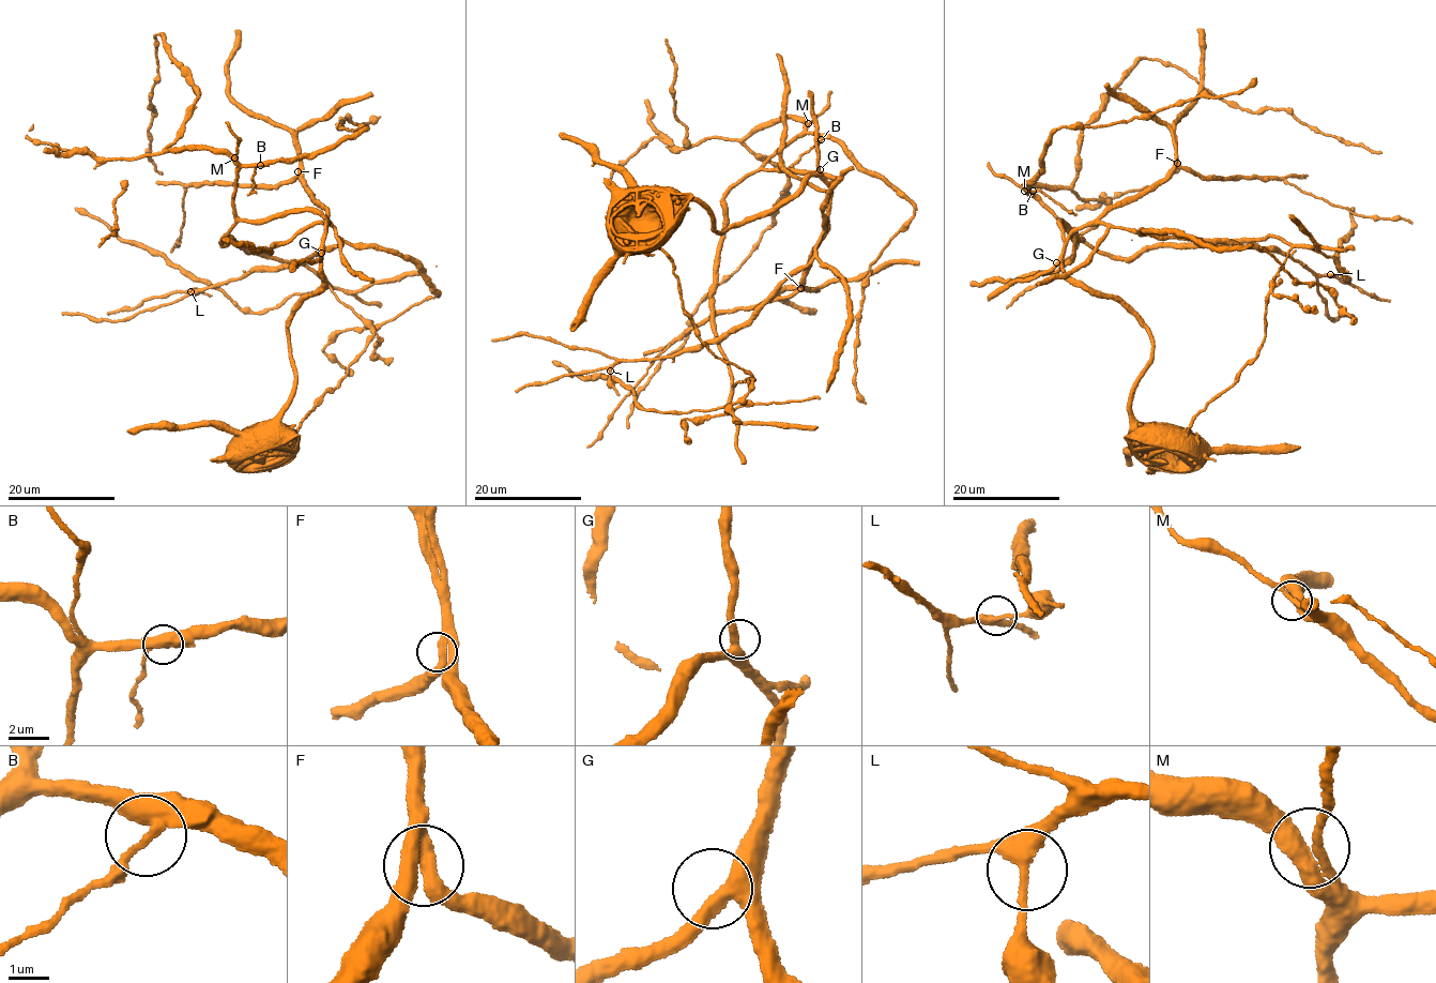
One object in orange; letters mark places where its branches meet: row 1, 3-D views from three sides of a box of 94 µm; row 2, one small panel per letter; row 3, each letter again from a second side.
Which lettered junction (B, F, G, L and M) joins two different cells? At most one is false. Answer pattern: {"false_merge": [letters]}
{"false_merge": ["B"]}

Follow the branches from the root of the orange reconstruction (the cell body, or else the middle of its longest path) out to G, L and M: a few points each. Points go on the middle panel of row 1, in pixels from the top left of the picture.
G: (653, 198), (647, 201), (694, 200), (713, 216), (713, 229), (722, 233), (761, 213), (776, 209), (820, 169)
L: (653, 198), (694, 200), (722, 233), (776, 209), (811, 175), (830, 191), (815, 255), (749, 320), (610, 371)
M: (653, 198), (647, 201), (694, 200), (722, 233), (776, 209), (811, 175), (836, 182), (763, 167), (808, 123)

